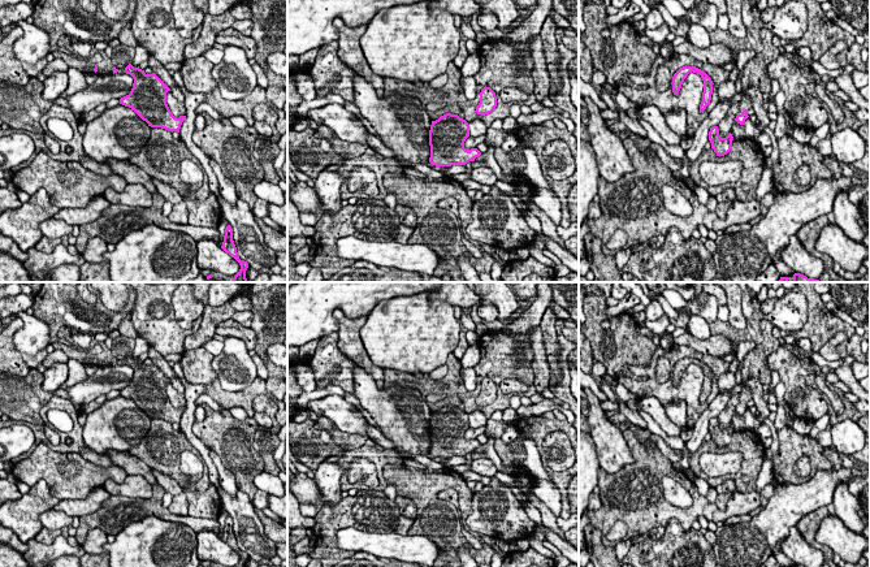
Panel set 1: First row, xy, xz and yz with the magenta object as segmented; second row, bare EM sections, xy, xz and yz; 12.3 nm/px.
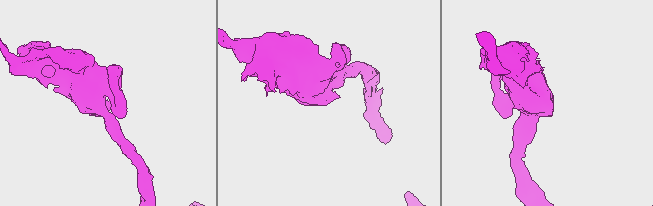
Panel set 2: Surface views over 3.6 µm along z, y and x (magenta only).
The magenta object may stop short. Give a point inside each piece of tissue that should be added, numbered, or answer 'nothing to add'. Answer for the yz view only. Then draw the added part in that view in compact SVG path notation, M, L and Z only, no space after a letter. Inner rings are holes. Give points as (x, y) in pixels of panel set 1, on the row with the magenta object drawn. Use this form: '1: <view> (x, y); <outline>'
1: yz (745, 103); M748 95L743 96L739 101L740 101L740 111L737 114L741 114L744 111L749 111L753 108L752 99Z

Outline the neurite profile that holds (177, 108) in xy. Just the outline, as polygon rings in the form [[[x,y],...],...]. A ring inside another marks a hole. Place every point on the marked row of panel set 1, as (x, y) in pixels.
[[[170,91],[166,92],[166,104],[174,117],[183,116],[186,107],[183,101],[177,100]]]

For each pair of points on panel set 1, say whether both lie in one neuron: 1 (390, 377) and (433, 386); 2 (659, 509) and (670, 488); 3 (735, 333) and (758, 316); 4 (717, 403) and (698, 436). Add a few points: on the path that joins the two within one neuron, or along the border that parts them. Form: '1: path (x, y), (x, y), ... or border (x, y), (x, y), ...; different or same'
1: path (401, 379), (423, 385); same
2: border (663, 475), (662, 496), (674, 505), (689, 507); different
3: path (741, 333), (753, 323); same
4: path (711, 411), (704, 419), (701, 428); same

